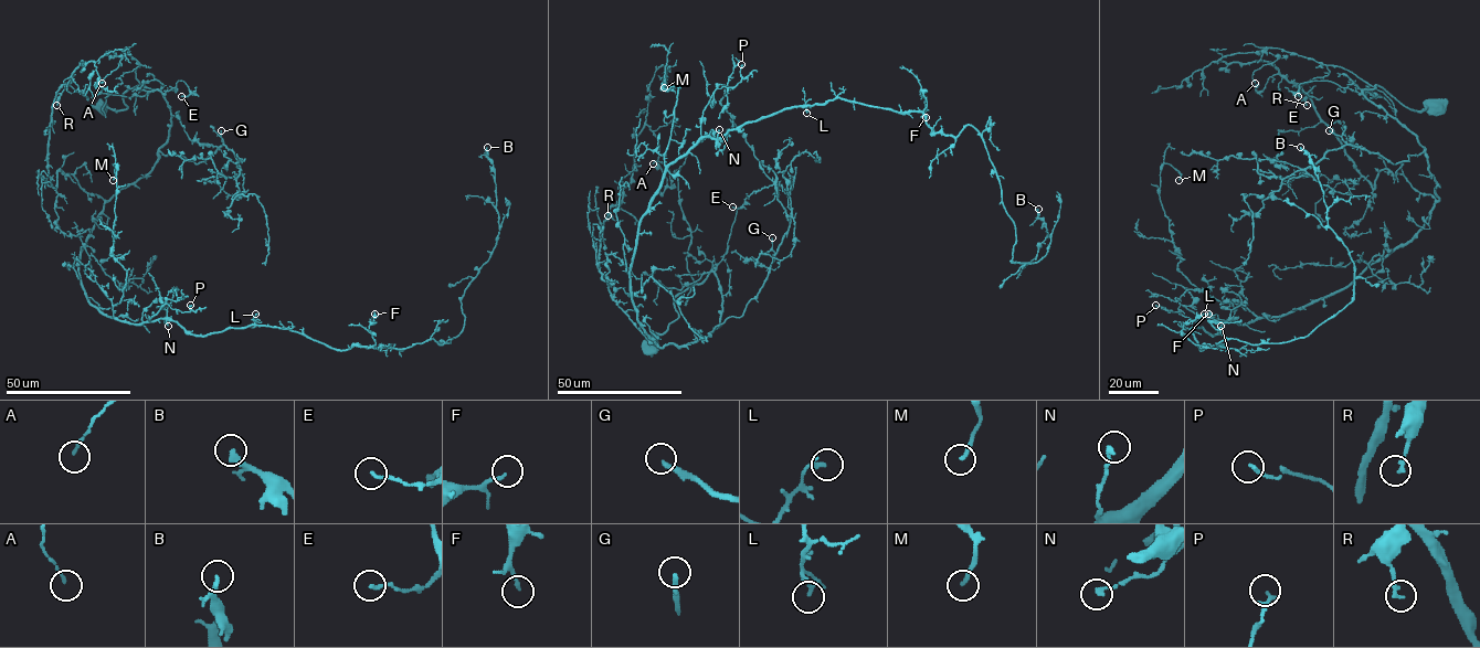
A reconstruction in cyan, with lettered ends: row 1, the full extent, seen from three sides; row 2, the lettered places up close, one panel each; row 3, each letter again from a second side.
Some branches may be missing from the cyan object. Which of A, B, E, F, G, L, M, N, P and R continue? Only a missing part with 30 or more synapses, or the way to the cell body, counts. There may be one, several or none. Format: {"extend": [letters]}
{"extend": ["B", "G"]}

